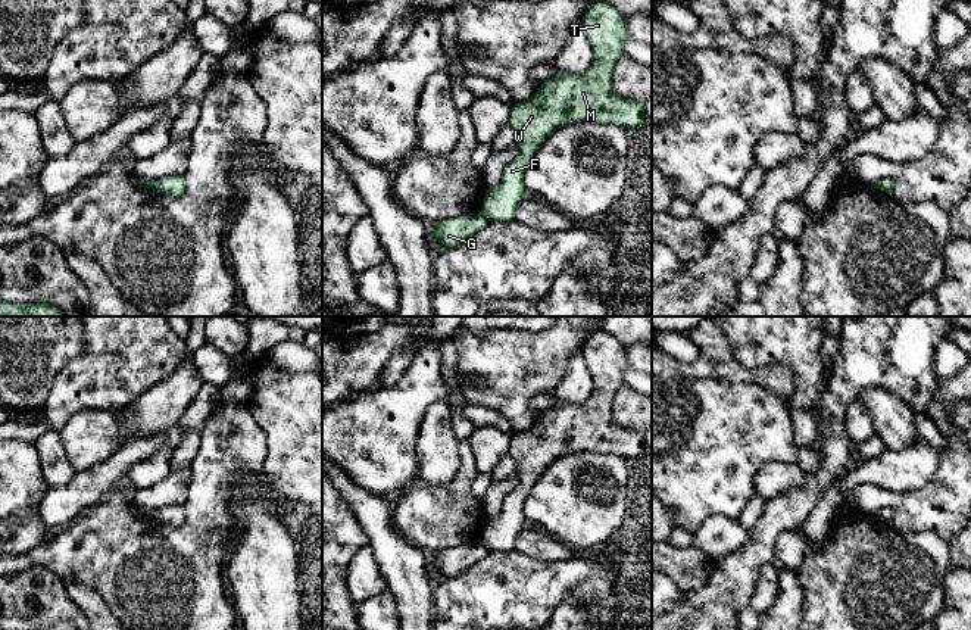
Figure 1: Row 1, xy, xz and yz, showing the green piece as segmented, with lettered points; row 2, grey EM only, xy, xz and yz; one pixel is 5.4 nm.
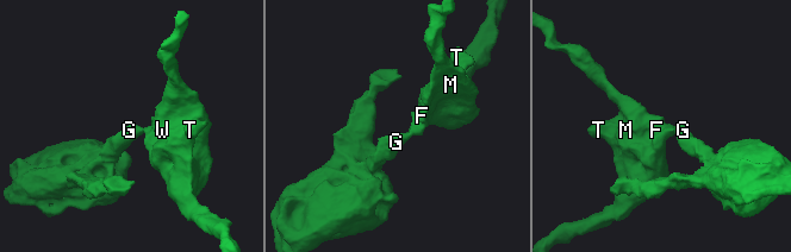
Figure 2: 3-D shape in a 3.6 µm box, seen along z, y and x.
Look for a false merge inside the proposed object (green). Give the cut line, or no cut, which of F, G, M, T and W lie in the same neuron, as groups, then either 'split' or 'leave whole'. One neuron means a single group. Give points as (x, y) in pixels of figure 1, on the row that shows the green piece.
xz (480, 212), (487, 220) | F M T W / G | split

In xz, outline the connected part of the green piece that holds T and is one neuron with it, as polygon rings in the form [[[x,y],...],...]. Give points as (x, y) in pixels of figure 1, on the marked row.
[[[597,0],[584,13],[581,24],[593,52],[590,66],[581,74],[559,72],[546,79],[528,100],[511,106],[508,124],[515,131],[519,152],[505,166],[500,184],[486,190],[480,213],[487,221],[512,221],[515,218],[518,205],[530,196],[524,184],[524,174],[533,156],[553,131],[578,122],[612,124],[628,131],[647,125],[643,105],[622,99],[612,90],[612,69],[624,54],[624,43],[631,38],[627,18],[605,0]]]

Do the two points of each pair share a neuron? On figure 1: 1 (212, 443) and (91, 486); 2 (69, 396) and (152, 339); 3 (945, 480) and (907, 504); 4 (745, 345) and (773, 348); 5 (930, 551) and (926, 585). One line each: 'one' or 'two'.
1: two
2: one
3: one
4: one
5: one

